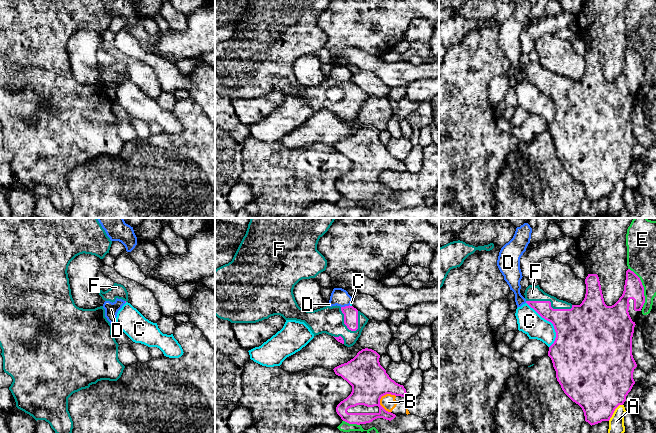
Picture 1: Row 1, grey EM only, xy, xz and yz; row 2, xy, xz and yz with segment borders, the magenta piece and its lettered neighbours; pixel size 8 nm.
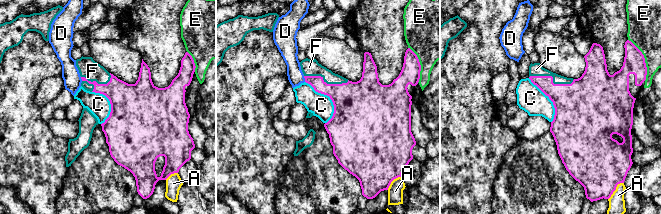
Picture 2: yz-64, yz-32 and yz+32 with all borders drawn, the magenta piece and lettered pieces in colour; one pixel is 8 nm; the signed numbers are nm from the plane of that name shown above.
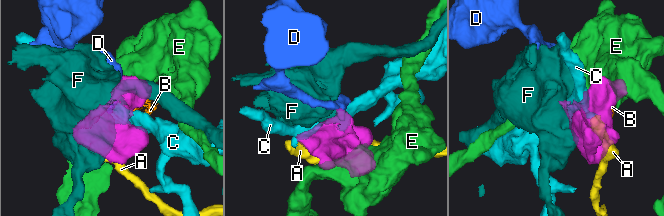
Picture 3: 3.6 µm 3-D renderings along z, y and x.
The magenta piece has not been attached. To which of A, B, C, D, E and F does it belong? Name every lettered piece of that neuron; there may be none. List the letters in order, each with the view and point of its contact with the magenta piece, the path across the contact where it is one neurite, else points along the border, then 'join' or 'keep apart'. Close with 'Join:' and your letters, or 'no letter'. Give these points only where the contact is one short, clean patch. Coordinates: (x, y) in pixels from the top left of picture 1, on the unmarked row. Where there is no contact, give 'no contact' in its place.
A: yz (614, 186) | keep apart
B: xz (379, 179) | along xz (386, 169), (381, 173), (380, 180), (390, 188) | keep apart
C: yz (551, 98) | keep apart
D: xz (345, 82) | along xz (349, 80), (341, 83) | keep apart
E: yz (643, 63) | keep apart
F: yz (550, 79) | join
Join: F

